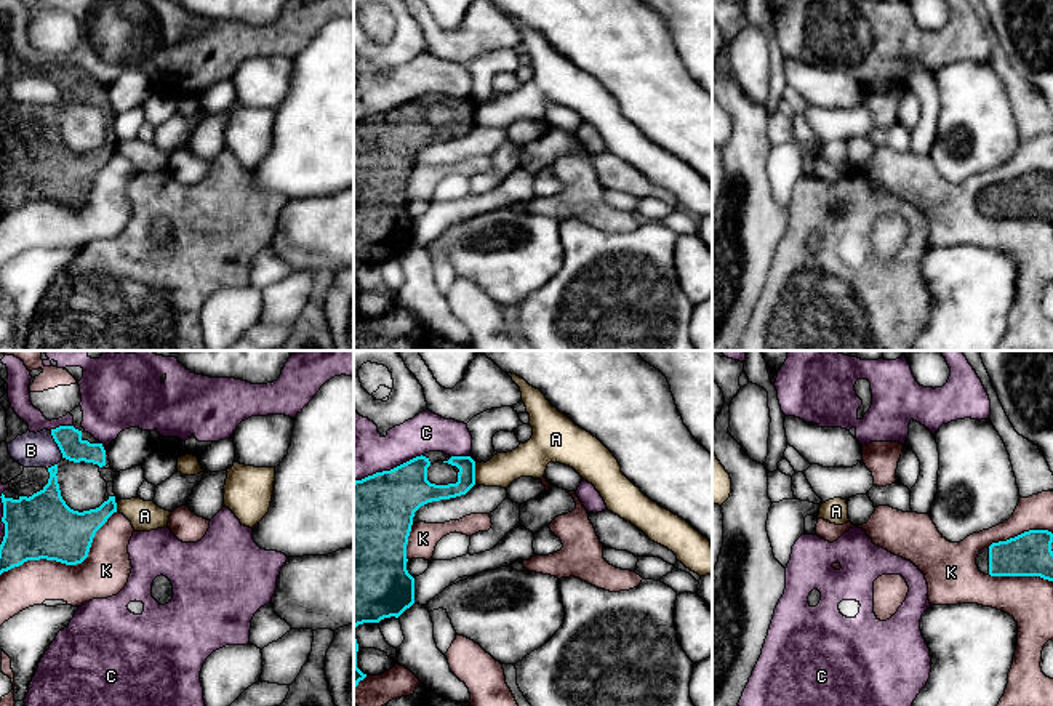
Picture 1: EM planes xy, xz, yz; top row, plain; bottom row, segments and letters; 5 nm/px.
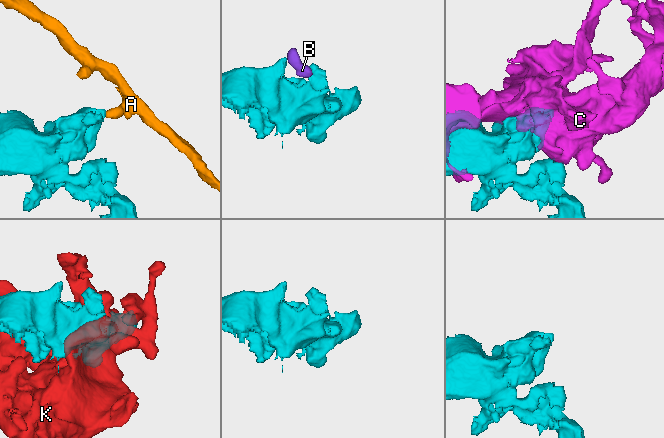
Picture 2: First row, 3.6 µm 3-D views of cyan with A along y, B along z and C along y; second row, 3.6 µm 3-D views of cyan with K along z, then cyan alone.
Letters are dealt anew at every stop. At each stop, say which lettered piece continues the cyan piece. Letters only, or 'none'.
B

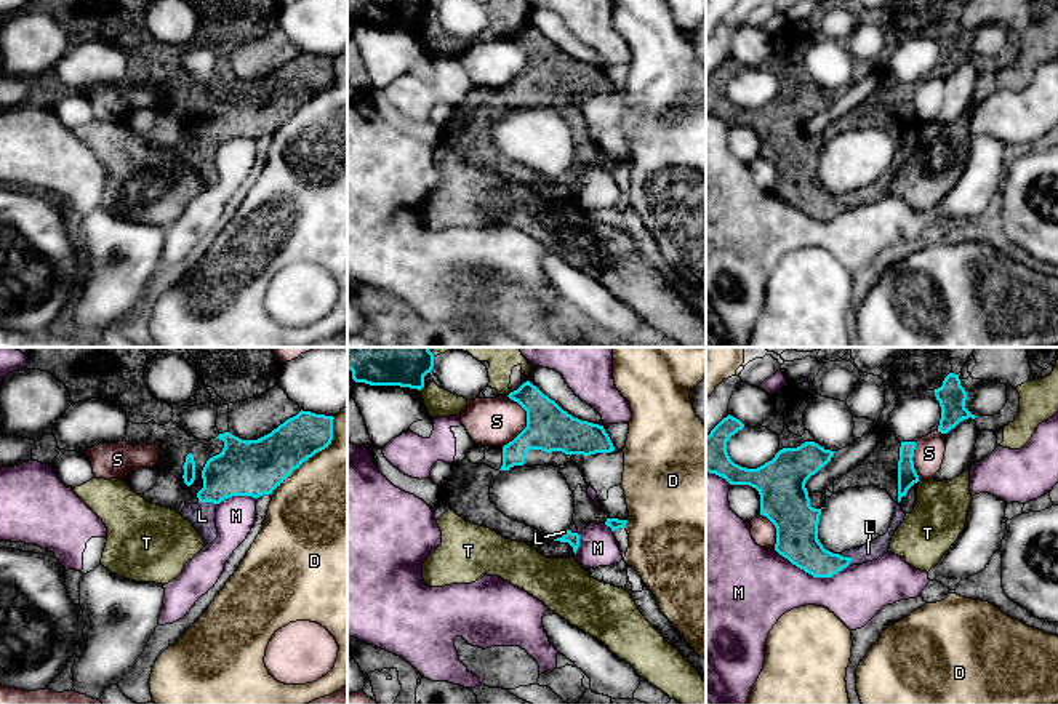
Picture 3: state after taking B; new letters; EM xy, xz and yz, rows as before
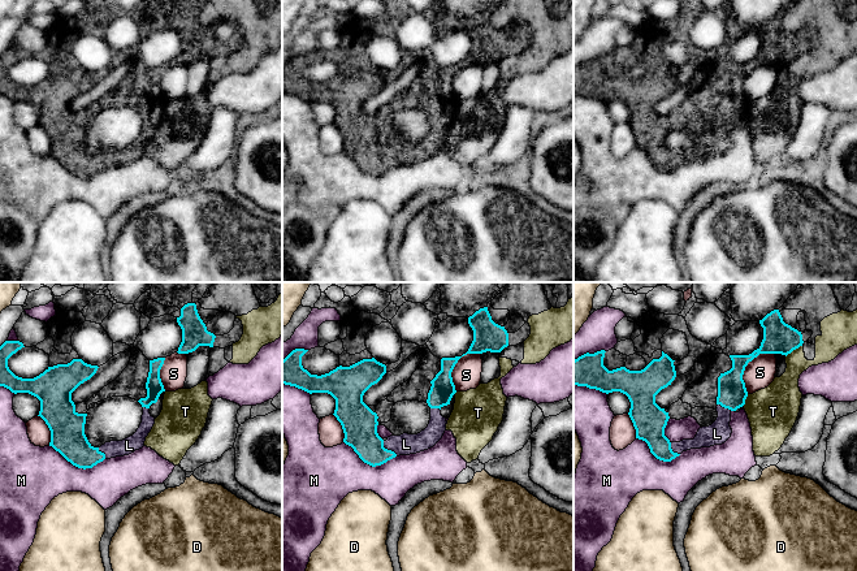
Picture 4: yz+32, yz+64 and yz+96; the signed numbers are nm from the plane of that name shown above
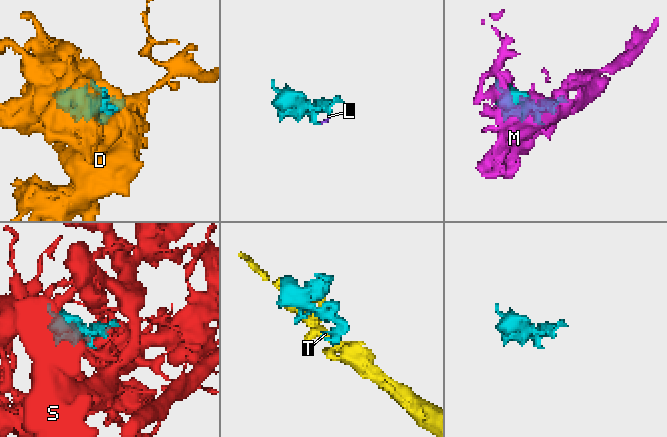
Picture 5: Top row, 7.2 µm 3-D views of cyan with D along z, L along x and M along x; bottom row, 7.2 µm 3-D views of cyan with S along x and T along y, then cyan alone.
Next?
L

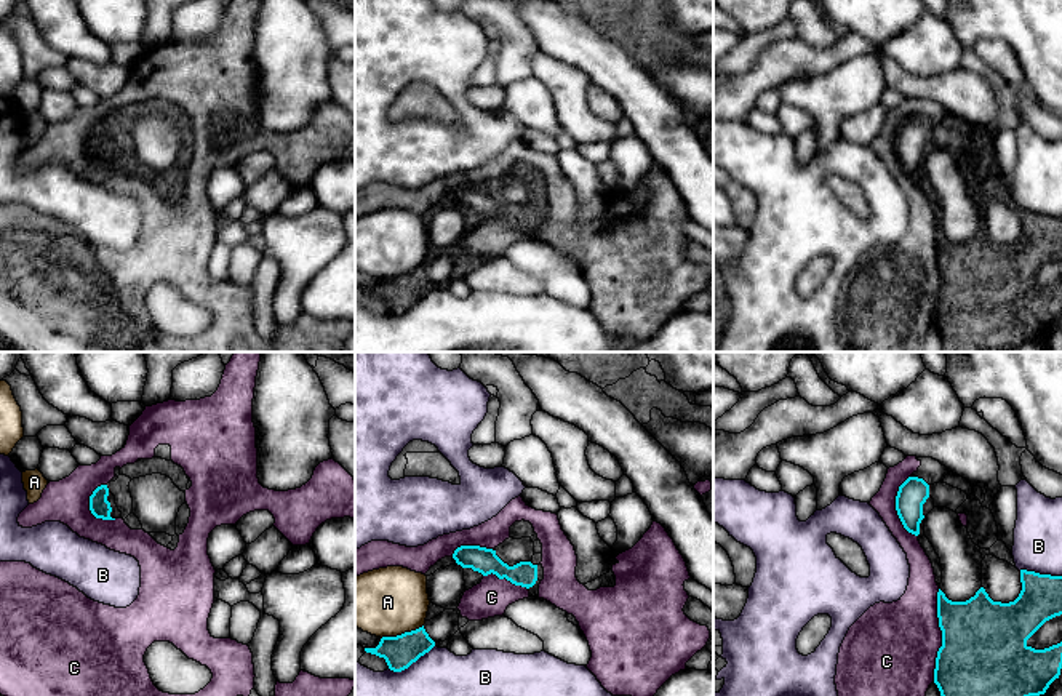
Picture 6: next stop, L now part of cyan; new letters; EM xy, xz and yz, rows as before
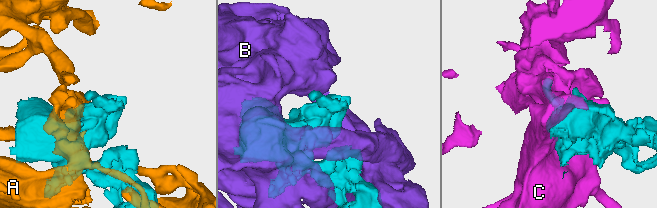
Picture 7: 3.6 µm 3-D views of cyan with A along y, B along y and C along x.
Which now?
none

